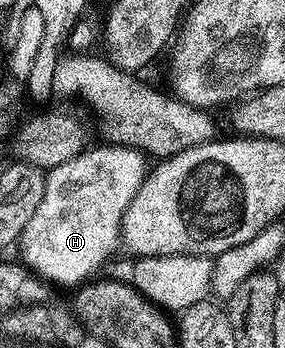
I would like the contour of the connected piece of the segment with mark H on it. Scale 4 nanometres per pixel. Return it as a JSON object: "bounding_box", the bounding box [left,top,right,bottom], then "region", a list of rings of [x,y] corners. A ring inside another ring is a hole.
{"bounding_box":[22,147,149,286],"region":[[[88,147],[77,158],[69,158],[69,162],[47,172],[41,206],[23,231],[22,263],[52,285],[79,286],[90,281],[119,244],[121,248],[123,215],[143,185],[149,160],[137,148],[106,147]]]}

